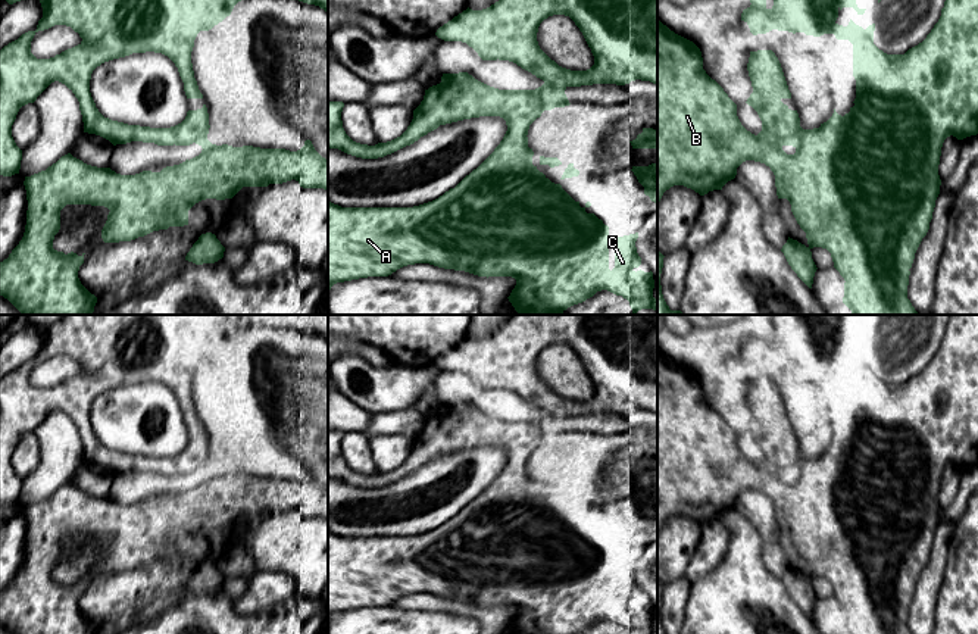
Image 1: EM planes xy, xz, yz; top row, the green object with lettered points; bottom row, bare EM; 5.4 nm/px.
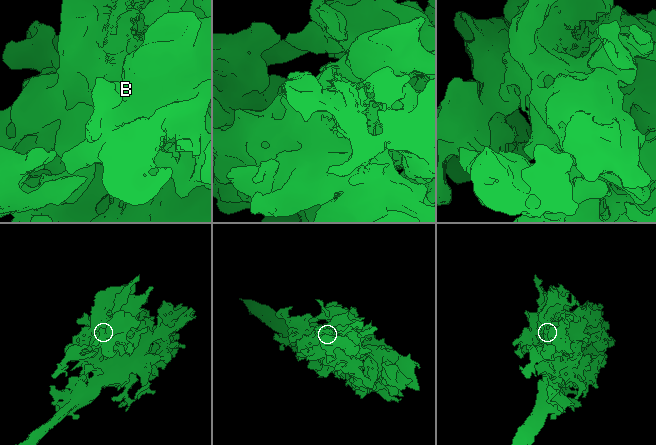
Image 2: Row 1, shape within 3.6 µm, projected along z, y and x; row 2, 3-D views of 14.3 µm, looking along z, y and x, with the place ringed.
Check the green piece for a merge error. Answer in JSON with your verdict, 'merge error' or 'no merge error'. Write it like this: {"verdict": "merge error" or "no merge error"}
{"verdict": "no merge error"}

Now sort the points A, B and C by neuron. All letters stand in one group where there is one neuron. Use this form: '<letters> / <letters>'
A B C

